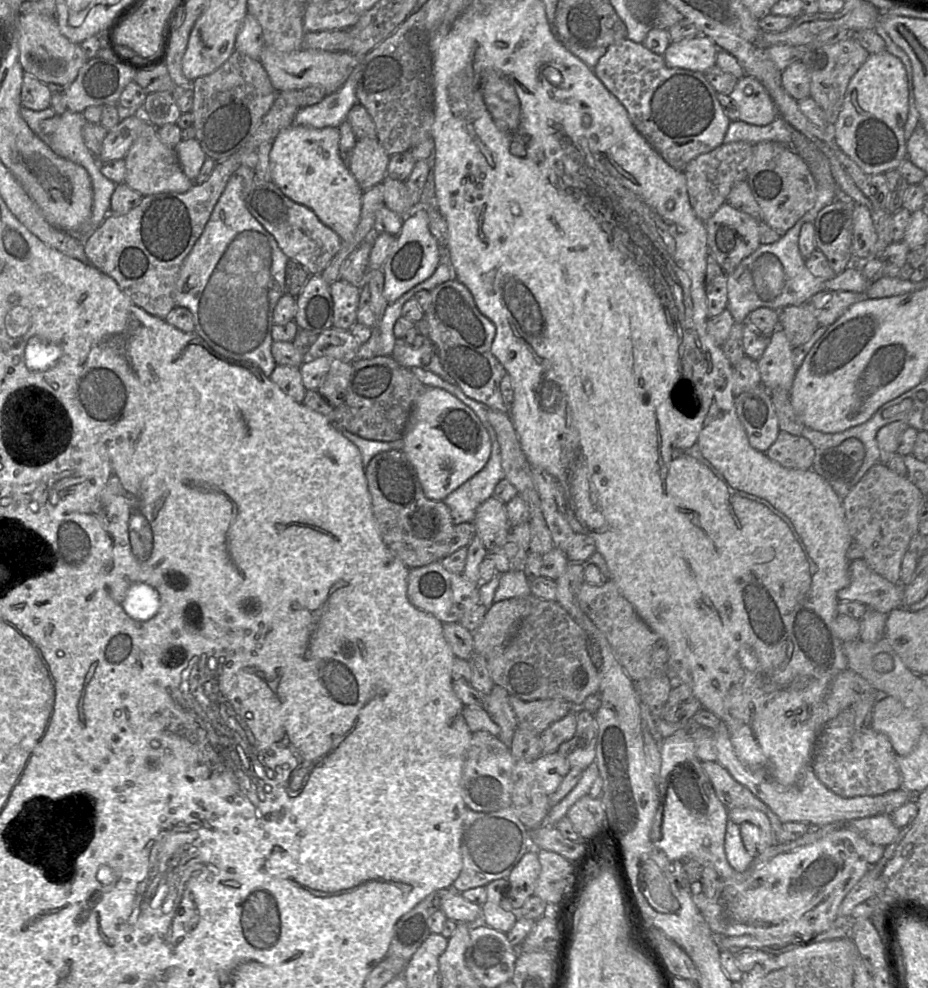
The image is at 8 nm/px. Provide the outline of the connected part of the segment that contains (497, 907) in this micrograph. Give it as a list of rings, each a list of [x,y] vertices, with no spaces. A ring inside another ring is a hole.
[[[507,878],[489,882],[486,887],[486,901],[481,905],[481,922],[502,932],[508,932],[517,920],[512,905],[503,902],[503,890],[508,888]]]

